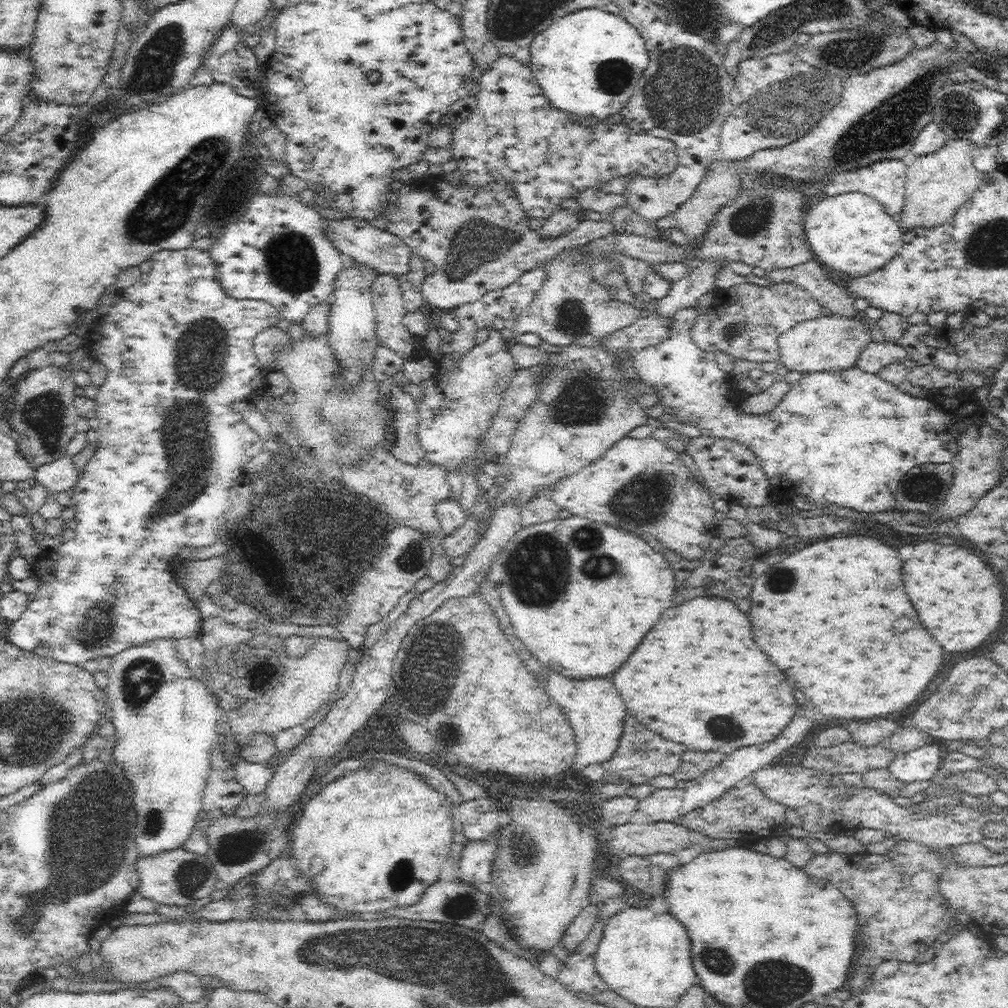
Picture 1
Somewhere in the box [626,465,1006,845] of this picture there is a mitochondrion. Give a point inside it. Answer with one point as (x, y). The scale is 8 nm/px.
(915, 488)

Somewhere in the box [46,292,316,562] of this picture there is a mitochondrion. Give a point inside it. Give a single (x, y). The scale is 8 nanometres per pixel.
(185, 488)

